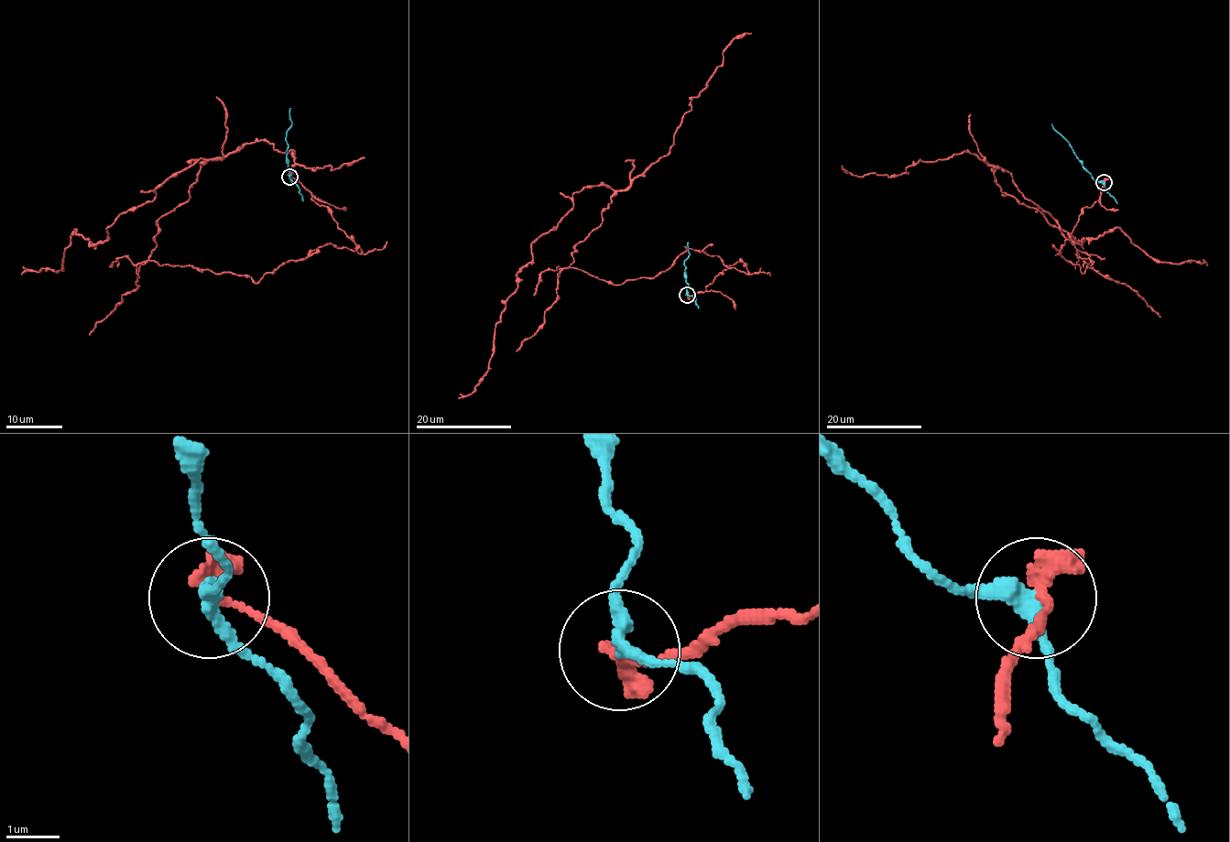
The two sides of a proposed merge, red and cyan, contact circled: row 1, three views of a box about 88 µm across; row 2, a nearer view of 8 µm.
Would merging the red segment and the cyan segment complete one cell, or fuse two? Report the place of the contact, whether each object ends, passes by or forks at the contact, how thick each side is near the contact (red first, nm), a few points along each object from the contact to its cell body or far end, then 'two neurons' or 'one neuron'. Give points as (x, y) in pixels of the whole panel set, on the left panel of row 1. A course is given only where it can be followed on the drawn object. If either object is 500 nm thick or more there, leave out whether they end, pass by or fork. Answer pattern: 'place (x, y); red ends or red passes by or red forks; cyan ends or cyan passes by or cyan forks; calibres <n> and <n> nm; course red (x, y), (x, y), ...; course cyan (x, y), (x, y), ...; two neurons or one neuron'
place (289, 177); red ends; cyan passes by; calibres 320 and 280 nm; course red (289, 177), (360, 250), (257, 282), (158, 265), (200, 158), (21, 274); course cyan (289, 177), (286, 134), (292, 124), (291, 108); two neurons

